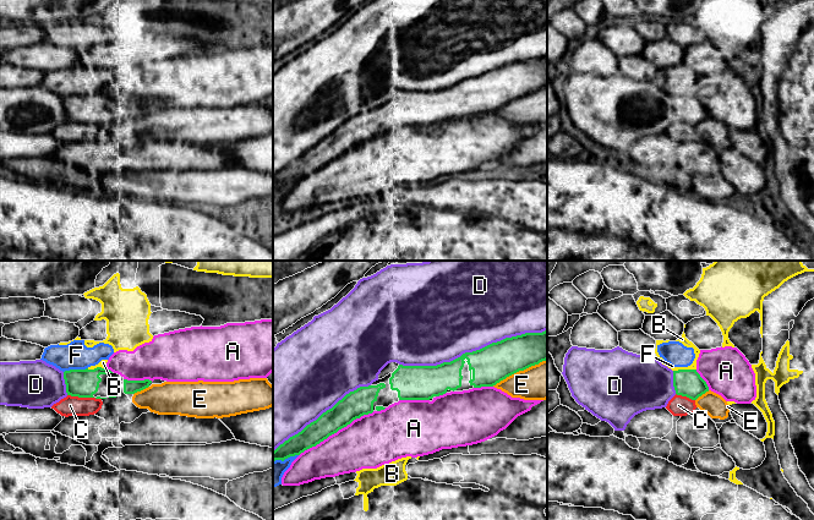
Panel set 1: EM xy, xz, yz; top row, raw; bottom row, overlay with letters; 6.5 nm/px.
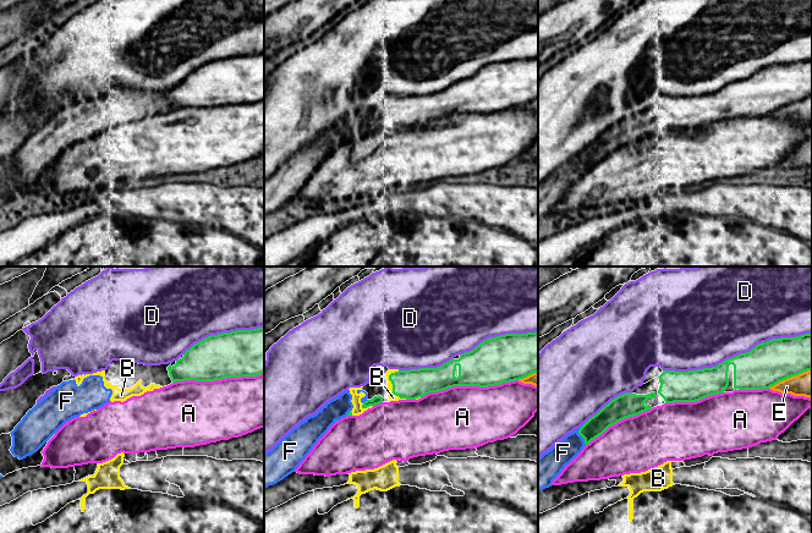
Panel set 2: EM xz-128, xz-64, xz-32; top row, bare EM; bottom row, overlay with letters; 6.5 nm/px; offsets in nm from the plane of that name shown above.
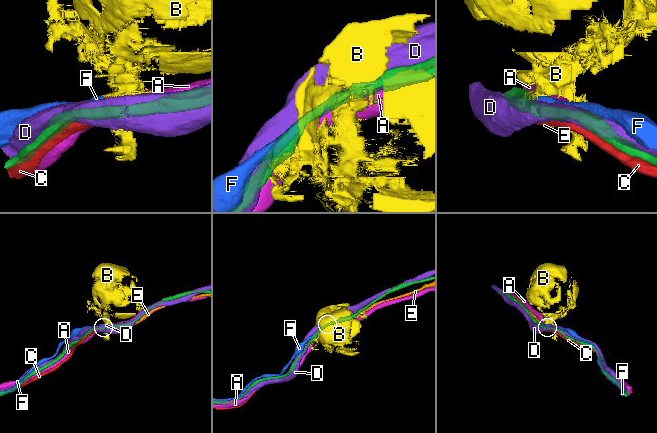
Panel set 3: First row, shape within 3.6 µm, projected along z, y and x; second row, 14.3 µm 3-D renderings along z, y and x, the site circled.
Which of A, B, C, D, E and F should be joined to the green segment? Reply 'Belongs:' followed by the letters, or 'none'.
Belongs: none

